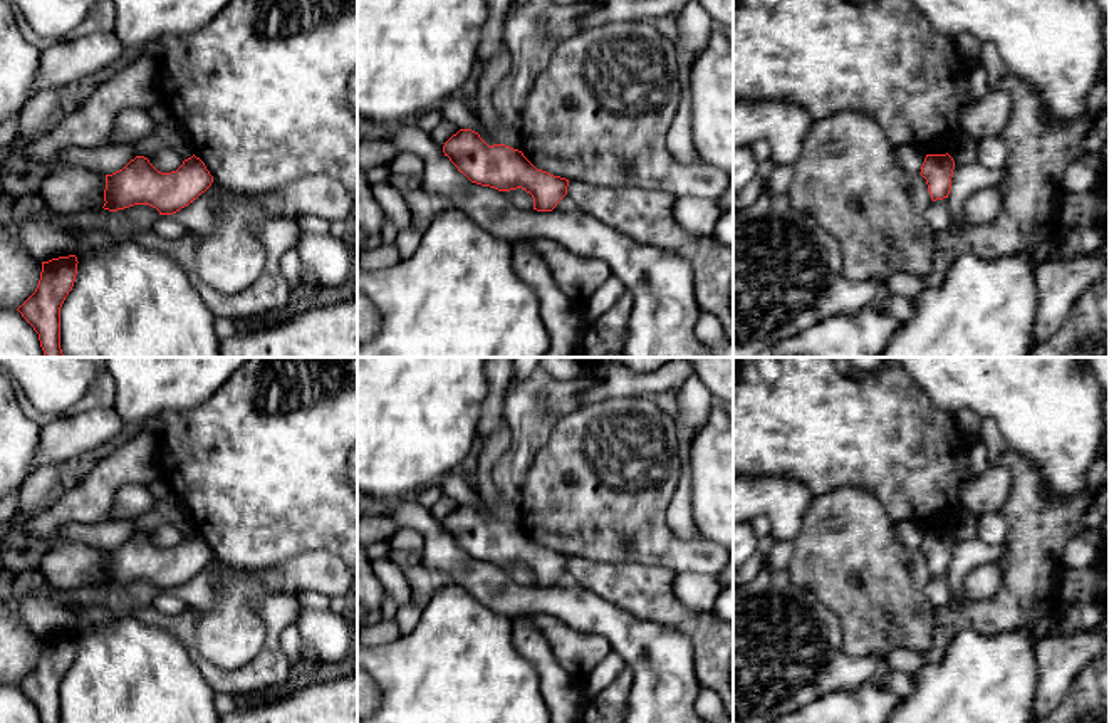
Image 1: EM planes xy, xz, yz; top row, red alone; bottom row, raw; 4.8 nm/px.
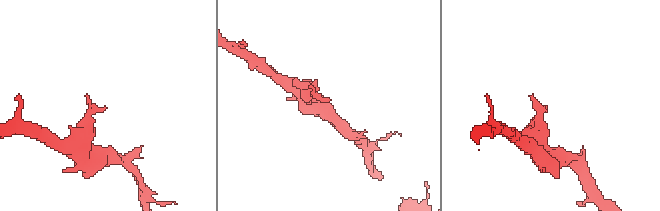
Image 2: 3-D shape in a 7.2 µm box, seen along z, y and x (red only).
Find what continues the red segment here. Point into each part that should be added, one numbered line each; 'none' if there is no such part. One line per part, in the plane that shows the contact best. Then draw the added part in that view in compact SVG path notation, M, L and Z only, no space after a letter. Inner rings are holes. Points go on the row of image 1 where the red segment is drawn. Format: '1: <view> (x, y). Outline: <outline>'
none

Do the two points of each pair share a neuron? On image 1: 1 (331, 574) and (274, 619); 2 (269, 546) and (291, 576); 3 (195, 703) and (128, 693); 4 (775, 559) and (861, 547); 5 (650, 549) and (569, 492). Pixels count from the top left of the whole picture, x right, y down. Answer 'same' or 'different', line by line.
1: different
2: different
3: same
4: different
5: same

